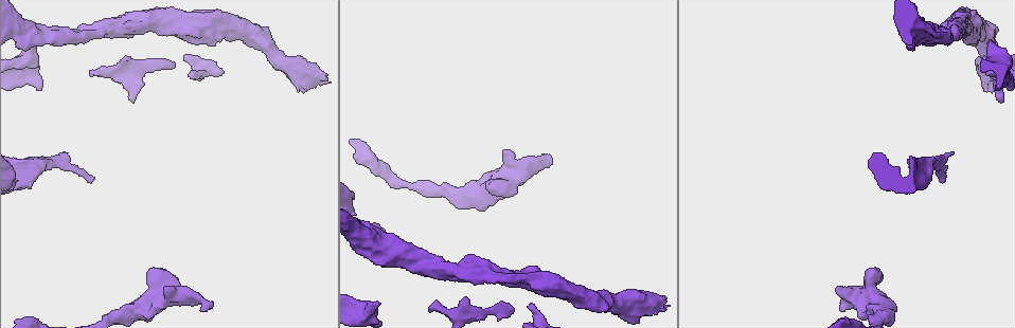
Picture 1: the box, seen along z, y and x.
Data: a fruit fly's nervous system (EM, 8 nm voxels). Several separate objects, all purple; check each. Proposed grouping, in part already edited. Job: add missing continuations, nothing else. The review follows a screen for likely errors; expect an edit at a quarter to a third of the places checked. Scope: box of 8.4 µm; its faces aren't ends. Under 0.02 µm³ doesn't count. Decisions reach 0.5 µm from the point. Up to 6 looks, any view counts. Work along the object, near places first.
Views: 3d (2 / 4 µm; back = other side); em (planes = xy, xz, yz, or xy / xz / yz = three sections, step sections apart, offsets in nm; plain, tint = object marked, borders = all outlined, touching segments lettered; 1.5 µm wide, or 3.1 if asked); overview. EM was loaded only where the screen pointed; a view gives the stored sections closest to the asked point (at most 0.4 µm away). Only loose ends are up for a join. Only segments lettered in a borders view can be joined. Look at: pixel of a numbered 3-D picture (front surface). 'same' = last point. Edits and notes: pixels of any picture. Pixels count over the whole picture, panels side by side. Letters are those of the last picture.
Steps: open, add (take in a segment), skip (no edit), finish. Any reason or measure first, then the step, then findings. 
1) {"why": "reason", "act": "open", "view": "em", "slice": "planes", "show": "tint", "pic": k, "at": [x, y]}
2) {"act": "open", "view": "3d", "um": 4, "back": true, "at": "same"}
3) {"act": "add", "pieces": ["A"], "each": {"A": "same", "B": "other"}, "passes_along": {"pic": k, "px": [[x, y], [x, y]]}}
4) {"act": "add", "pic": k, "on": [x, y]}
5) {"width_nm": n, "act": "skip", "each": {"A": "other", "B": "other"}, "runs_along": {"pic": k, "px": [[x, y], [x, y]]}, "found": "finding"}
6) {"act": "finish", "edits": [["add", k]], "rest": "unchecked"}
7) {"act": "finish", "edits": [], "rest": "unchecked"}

{"why": "stops while still wide", "act": "open", "view": "em", "slice": "yz", "step": 8, "show": "tint", "pic": 1, "at": [200, 308]}

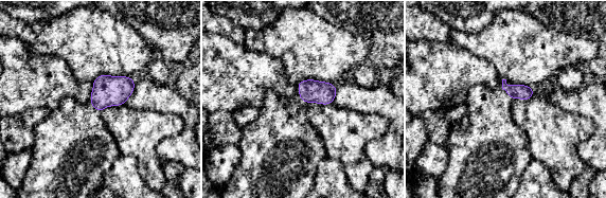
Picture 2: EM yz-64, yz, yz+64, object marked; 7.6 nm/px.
{"why": "cut it another way", "act": "open", "view": "em", "slice": "planes", "show": "borders", "at": "same"}

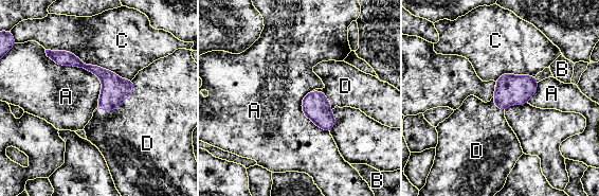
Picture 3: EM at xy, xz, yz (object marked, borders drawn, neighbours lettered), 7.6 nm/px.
{"act": "add", "pieces": ["D"], "each": {"A": "other", "B": "other", "C": "other", "D": "same"}, "found": "the neuron continues"}

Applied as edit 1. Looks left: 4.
{"act": "open", "view": "3d", "um": 2, "pic": 1, "at": [148, 271]}

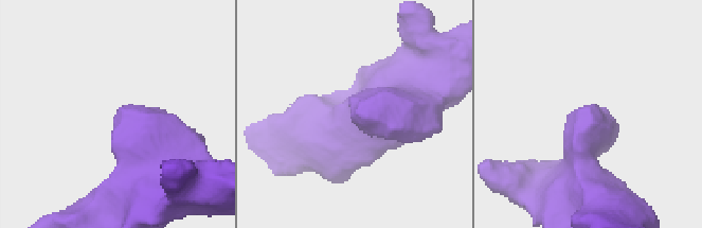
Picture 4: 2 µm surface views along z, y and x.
{"act": "open", "view": "em", "slice": "xz", "step": 8, "show": "borders", "pic": 4, "at": [354, 113]}

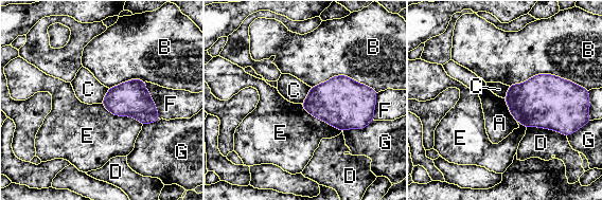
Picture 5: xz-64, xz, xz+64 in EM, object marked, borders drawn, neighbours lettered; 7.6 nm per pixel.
{"act": "open", "view": "em", "slice": "planes", "show": "borders", "at": "same"}

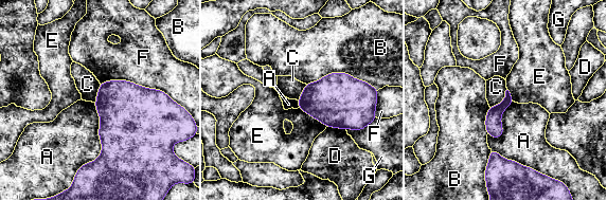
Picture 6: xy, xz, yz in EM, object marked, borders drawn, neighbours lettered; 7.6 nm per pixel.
{"act": "skip", "each": {"A": "other", "B": "other", "C": "other", "D": "other", "E": "other", "F": "other", "G": "other"}, "border": {"pic": 6, "px": [[506, 89], [504, 97], [489, 107]]}, "found": "none of them fits"}

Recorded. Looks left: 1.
{"act": "finish", "edits": [["add", 3]], "rest": "unchecked"}

